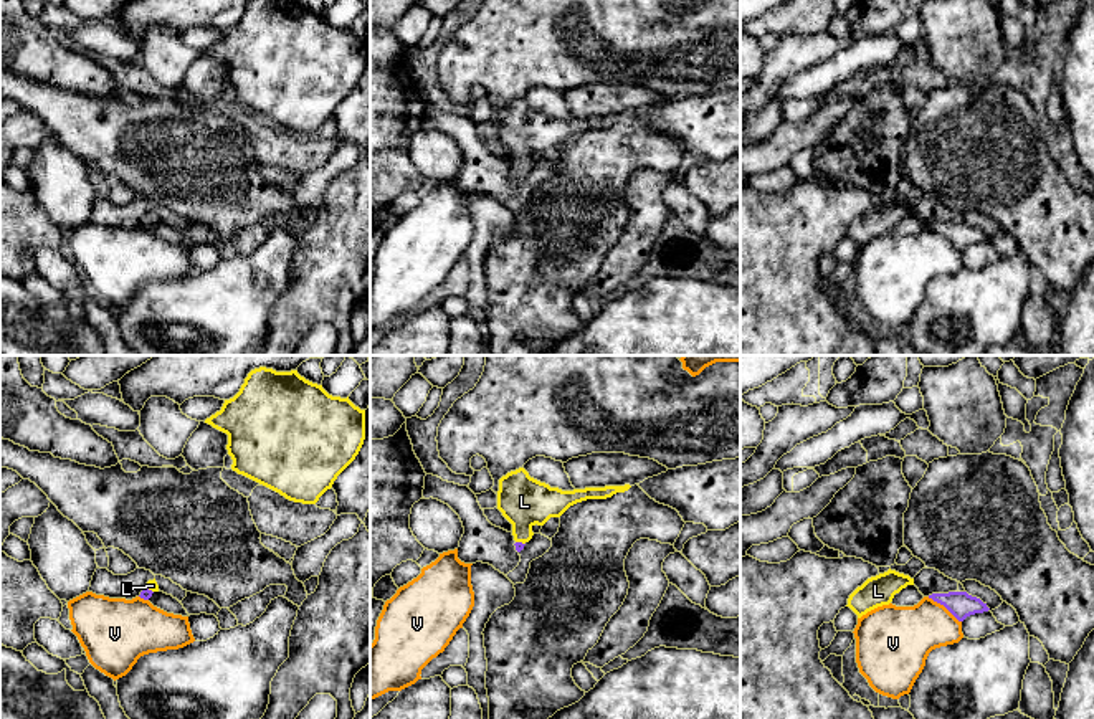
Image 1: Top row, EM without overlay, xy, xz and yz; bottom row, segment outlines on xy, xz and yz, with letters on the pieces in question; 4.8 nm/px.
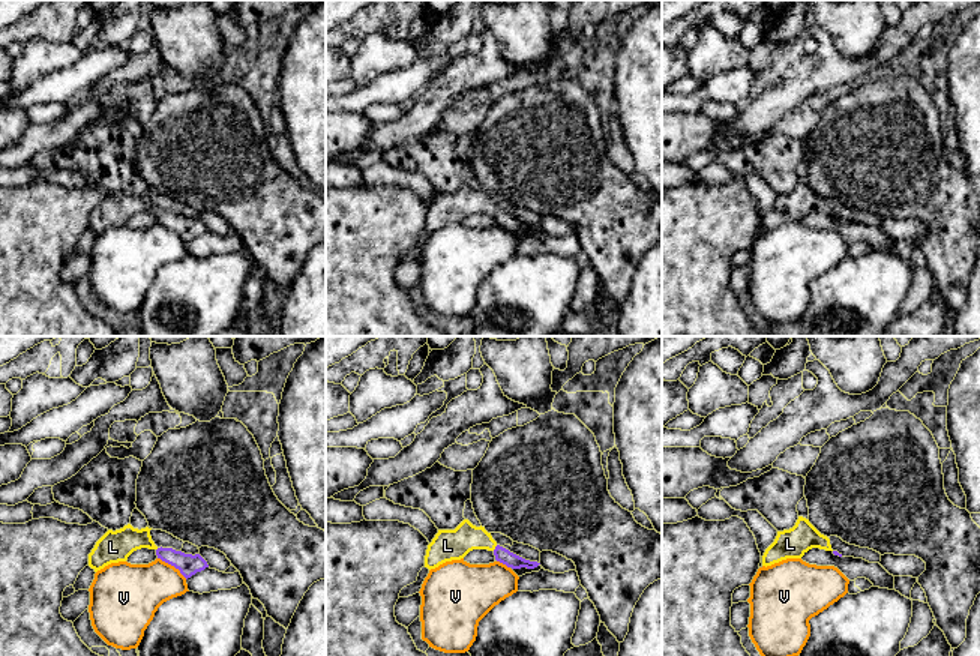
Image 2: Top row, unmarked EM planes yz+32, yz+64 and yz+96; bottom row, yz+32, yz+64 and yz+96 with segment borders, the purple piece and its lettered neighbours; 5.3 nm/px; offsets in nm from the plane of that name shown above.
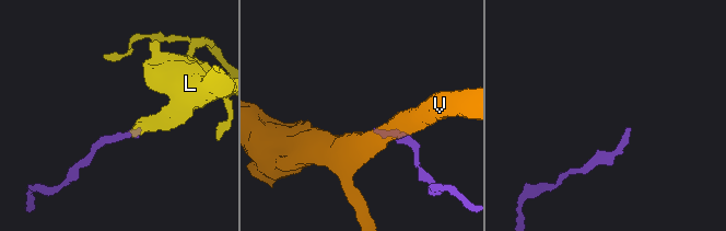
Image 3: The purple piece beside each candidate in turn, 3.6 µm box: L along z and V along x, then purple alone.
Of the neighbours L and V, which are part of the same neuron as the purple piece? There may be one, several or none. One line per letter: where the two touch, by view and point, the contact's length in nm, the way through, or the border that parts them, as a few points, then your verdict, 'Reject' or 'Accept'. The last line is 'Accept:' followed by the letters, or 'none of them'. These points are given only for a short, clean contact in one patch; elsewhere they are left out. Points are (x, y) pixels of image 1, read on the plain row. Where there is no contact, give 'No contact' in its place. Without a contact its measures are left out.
L: Touches purple at xz (521, 172). Shared border 50 nm. Path across: xz (519, 176), (521, 172), (524, 131). Accept
V: Touches purple at yz (944, 235). Shared border 200 nm. Reject
Accept: L

